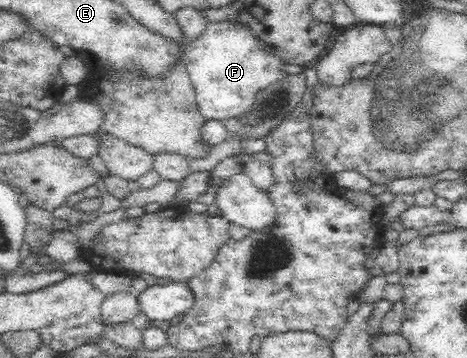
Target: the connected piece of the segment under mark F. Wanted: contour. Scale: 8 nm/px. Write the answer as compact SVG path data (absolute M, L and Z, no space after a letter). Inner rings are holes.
M231 21L207 22L205 30L194 39L187 40L184 45L180 62L186 66L189 78L195 89L196 103L204 119L222 121L229 117L247 112L253 104L255 95L269 83L286 76L282 67L288 63L281 62L277 57L265 53L261 49L258 38L242 26L234 25Z

